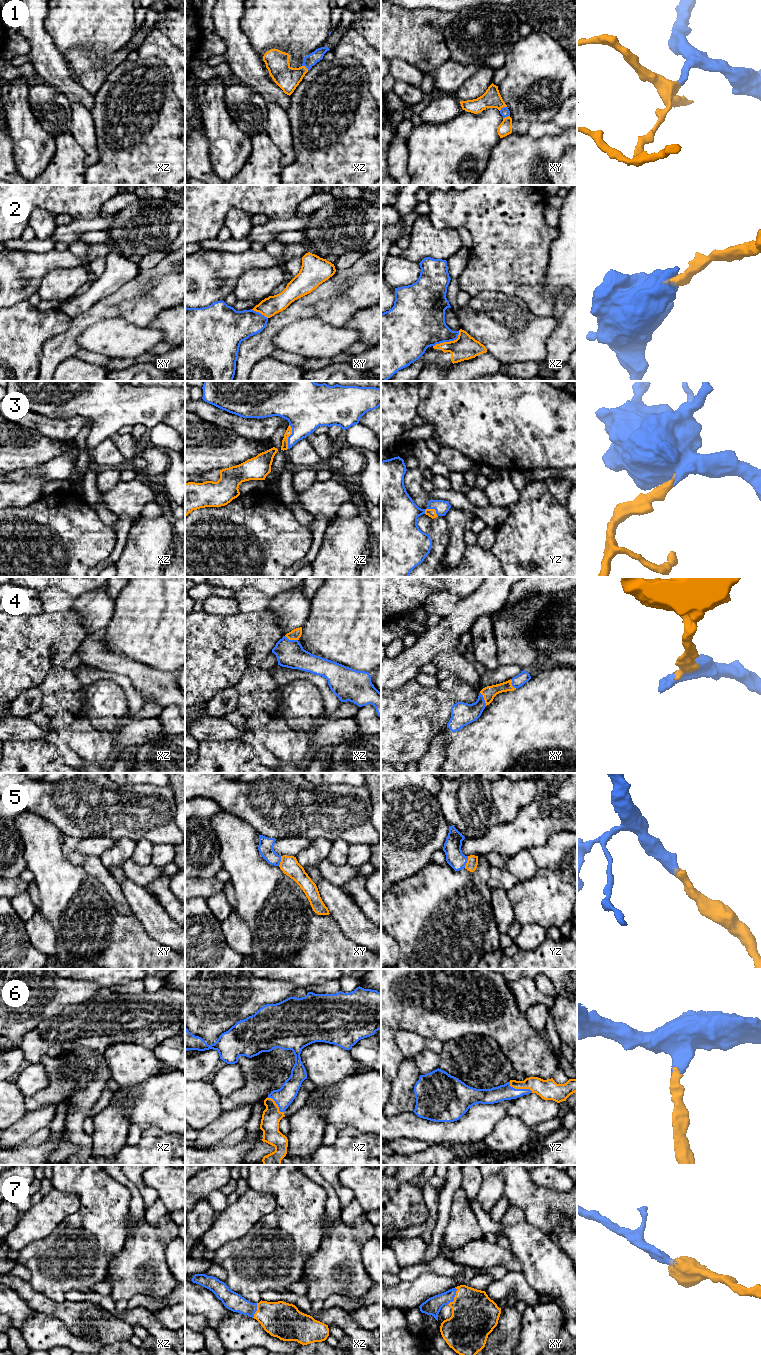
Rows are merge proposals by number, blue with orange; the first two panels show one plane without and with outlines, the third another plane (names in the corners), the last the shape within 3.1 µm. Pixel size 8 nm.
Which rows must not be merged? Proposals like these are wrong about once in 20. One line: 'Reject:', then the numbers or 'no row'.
Reject: 2

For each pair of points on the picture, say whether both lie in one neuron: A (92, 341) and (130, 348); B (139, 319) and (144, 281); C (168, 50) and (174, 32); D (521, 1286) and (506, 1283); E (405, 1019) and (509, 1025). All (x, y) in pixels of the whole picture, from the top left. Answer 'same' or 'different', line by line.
A: same
B: same
C: different
D: same
E: same

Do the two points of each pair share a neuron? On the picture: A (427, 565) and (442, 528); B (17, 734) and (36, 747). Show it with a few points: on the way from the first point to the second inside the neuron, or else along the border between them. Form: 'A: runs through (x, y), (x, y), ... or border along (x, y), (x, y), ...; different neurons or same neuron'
A: runs through (435, 556), (438, 551), (440, 537); same neuron
B: border along (42, 739), (10, 741); different neurons

